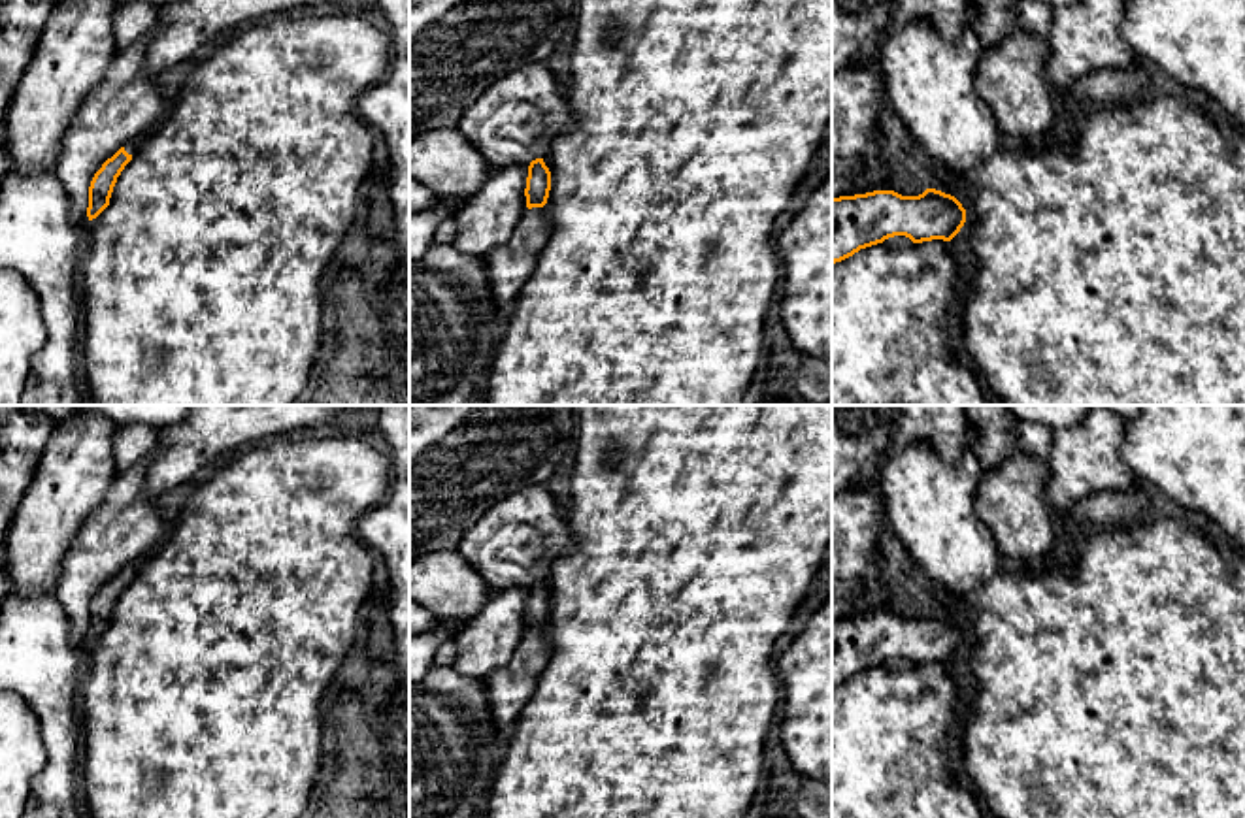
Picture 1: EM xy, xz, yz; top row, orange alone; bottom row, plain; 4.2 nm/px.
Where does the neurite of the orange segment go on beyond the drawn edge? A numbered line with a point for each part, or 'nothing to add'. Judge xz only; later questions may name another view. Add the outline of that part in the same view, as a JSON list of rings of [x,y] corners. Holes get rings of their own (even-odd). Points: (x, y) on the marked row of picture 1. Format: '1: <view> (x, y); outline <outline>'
1: xz (508, 266); outline [[[545,207],[524,209],[511,239],[483,254],[492,302],[511,307],[534,271],[536,254],[551,234]]]

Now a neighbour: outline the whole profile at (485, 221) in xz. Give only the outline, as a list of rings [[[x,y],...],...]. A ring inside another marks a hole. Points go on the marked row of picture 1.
[[[528,166],[494,168],[489,181],[456,211],[451,243],[475,256],[509,243],[526,209],[526,177]]]

